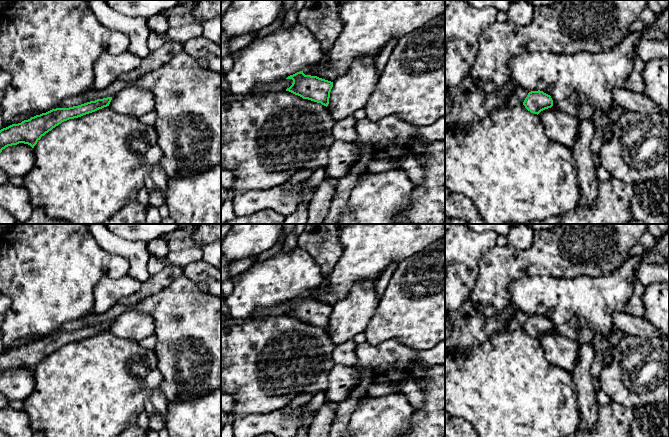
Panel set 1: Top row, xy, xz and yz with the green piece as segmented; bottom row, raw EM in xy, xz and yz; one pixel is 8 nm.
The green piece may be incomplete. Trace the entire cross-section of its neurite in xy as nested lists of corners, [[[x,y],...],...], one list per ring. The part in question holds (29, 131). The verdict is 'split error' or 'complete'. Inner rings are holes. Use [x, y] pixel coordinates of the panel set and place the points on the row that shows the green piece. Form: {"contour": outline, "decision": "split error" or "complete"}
{"contour": [[[112,97],[97,99],[69,108],[56,108],[0,130],[0,153],[8,146],[24,143],[32,148],[46,133],[64,121],[81,117],[109,106]]], "decision": "complete"}

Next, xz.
{"contour": [[[303,71],[288,76],[292,79],[292,85],[286,89],[295,95],[308,99],[324,106],[328,106],[333,82],[317,76],[305,75]]], "decision": "complete"}

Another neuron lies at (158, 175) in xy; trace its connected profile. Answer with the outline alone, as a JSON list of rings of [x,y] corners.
[[[160,162],[152,167],[150,177],[155,182],[157,187],[162,191],[164,199],[166,199],[169,178],[166,175],[165,171],[161,168]]]

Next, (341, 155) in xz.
[[[334,141],[328,152],[328,163],[325,167],[326,177],[335,179],[336,181],[343,178],[350,170],[351,166],[356,162],[359,157],[359,150],[354,143],[344,141]]]

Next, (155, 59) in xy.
[[[166,38],[164,44],[159,49],[150,52],[145,58],[143,58],[140,65],[136,69],[120,75],[117,80],[122,82],[137,80],[144,74],[155,71],[156,69],[167,64],[182,50],[183,44]]]

